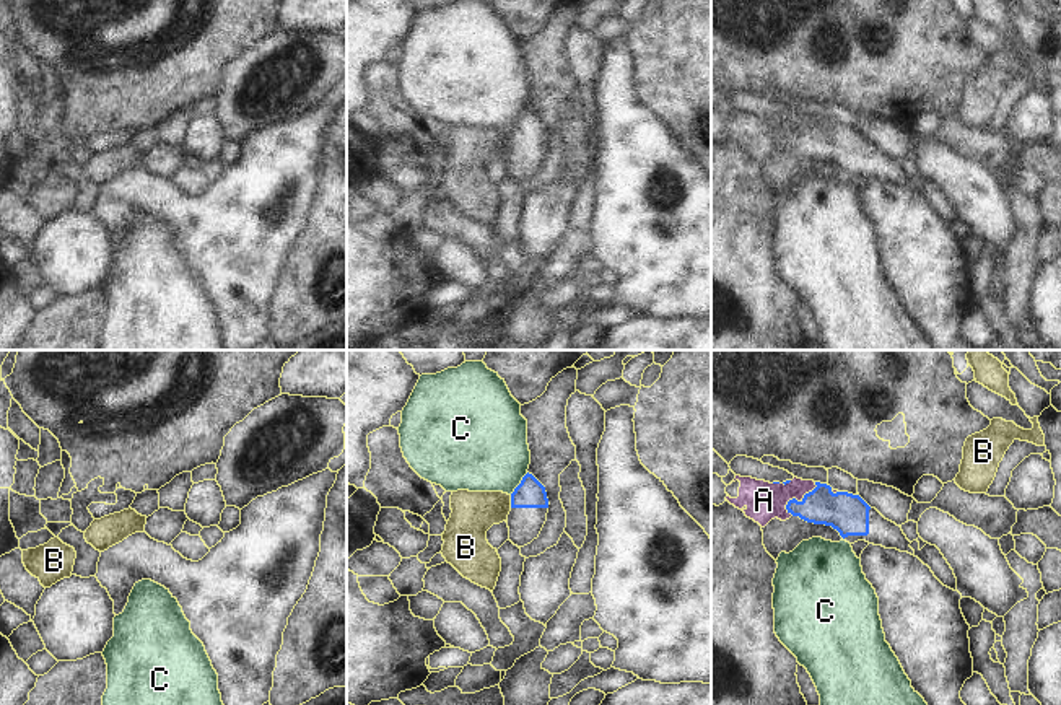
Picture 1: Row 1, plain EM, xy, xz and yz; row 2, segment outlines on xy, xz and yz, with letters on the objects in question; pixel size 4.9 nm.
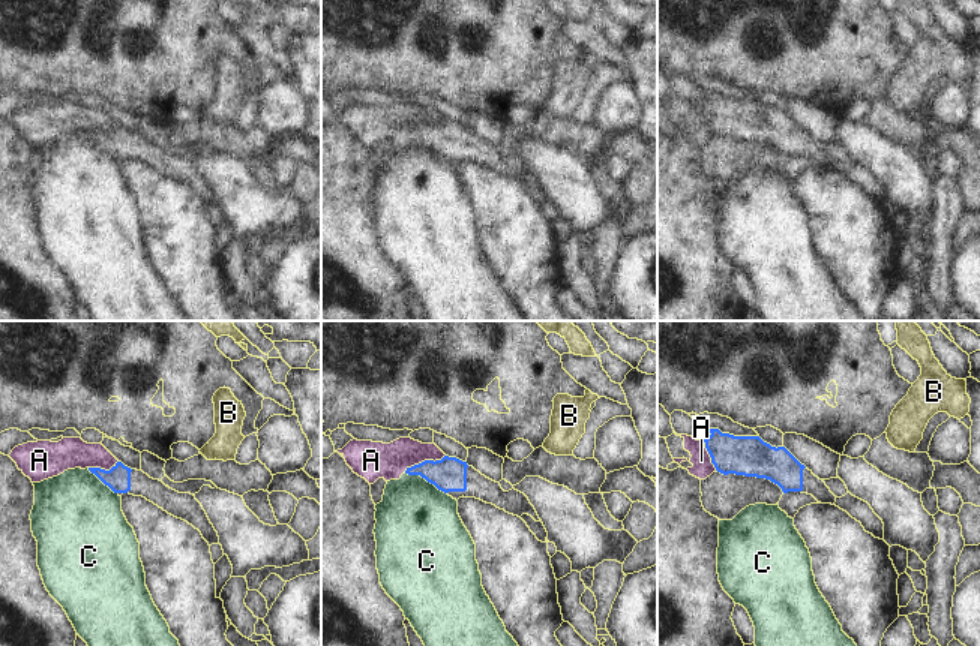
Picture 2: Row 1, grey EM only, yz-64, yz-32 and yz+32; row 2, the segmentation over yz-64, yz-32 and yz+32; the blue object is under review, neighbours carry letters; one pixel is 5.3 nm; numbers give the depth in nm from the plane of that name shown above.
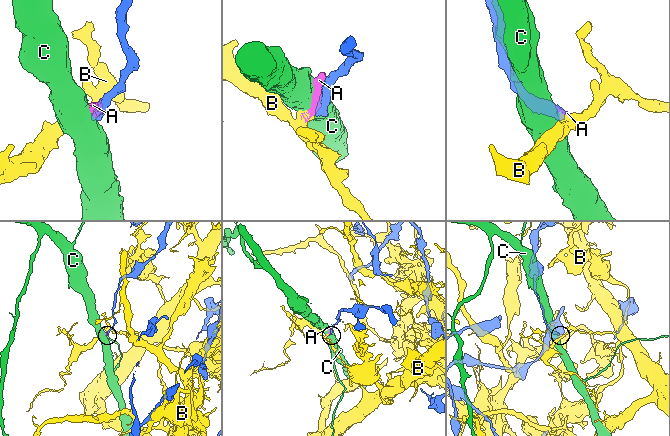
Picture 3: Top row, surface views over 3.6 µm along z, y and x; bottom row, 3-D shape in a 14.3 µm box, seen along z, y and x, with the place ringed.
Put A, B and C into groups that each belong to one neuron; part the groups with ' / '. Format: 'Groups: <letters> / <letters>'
Groups: A B / C

